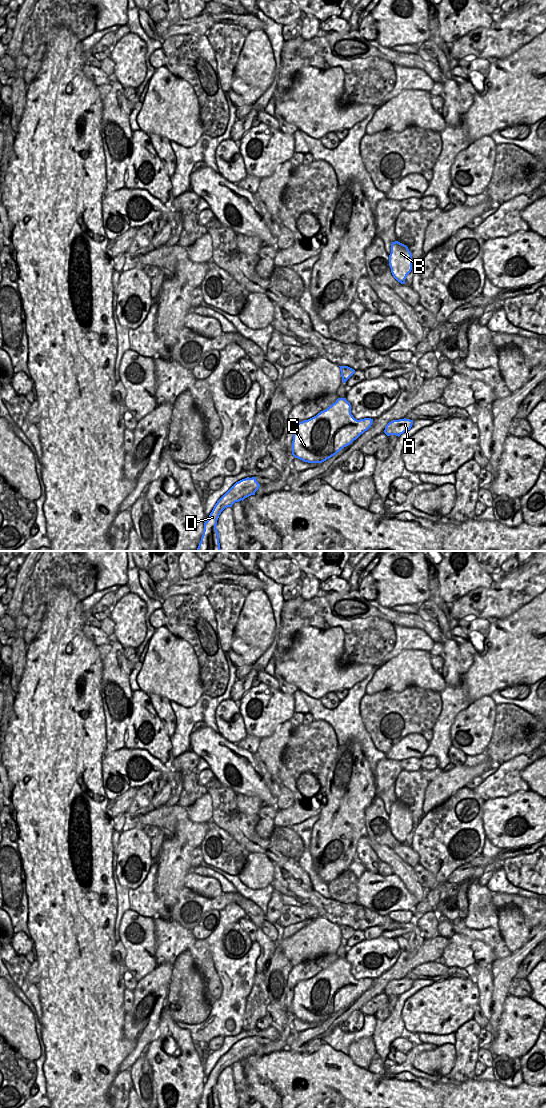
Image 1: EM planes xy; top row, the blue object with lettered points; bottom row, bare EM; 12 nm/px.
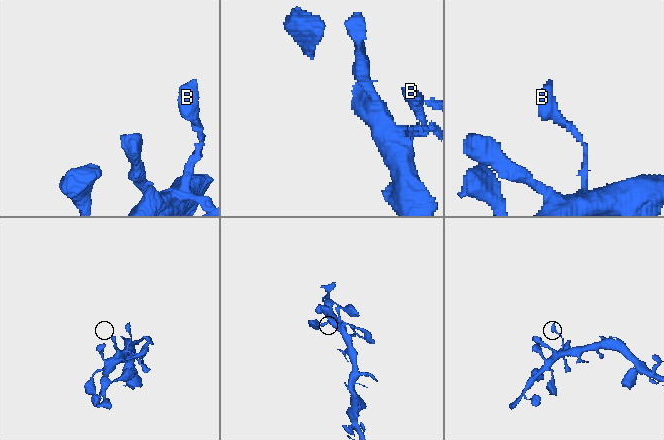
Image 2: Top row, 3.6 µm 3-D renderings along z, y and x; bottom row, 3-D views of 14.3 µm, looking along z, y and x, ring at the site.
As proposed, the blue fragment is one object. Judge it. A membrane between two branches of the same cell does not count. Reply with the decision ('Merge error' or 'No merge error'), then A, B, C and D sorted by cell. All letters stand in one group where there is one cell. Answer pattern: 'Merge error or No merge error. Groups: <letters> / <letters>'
No merge error. Groups: A B C D.

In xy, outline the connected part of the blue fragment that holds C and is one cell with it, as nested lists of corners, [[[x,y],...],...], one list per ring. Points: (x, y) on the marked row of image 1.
[[[338,398],[326,410],[296,424],[293,429],[292,455],[304,462],[322,463],[350,445],[371,427],[372,422],[371,418],[355,419],[346,398]]]

